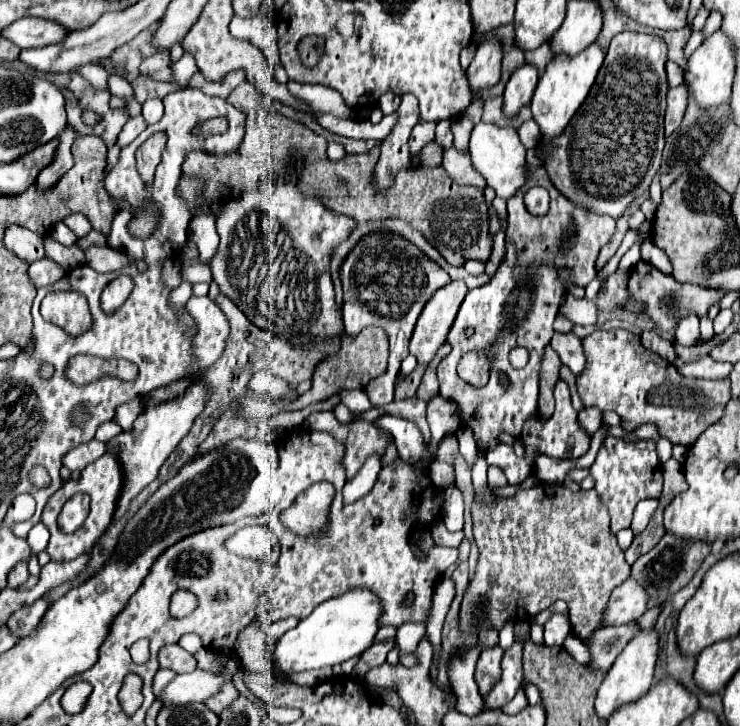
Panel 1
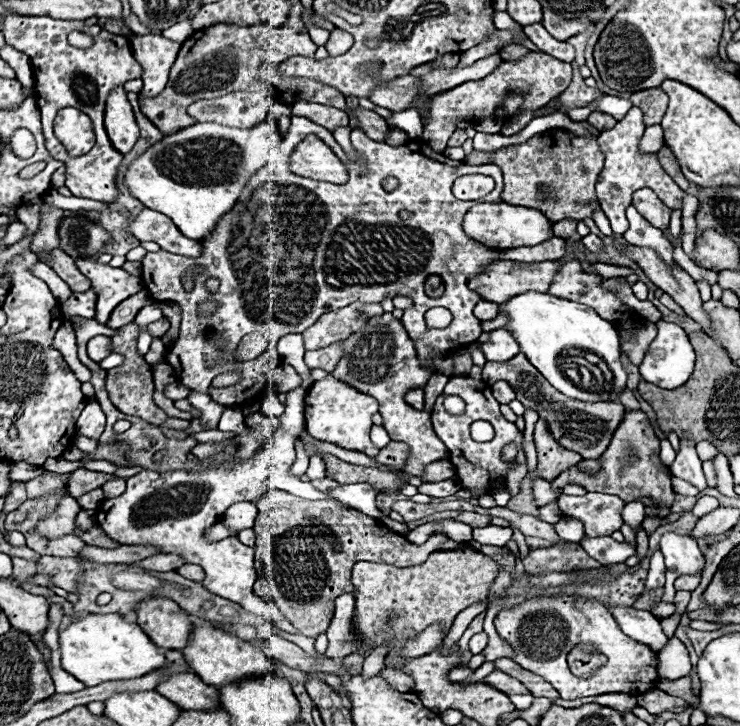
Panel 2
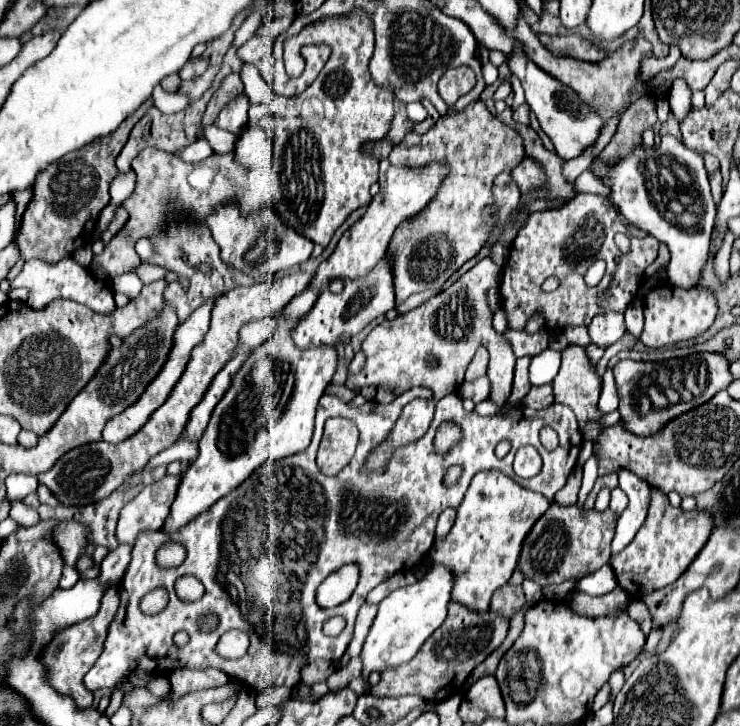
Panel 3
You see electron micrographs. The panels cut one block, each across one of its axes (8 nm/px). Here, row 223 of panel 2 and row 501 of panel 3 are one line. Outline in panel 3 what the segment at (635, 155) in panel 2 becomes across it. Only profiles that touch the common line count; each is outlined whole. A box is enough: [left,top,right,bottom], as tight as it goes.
[610,486,626,516]

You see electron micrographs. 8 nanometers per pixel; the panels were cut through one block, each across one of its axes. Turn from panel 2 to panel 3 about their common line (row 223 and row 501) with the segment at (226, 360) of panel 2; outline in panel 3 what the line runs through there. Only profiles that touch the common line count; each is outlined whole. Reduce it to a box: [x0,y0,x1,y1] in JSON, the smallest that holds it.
[84,388,578,692]

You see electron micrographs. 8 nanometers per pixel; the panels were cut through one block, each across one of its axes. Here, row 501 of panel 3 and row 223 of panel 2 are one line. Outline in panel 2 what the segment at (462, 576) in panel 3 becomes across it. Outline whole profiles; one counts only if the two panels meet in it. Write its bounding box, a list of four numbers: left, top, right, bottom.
[464,202,552,250]

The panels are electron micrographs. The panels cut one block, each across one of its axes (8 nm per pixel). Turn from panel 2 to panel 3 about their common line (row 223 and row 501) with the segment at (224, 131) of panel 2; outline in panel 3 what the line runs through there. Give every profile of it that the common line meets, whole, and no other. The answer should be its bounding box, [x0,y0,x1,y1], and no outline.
[160,322,338,532]

